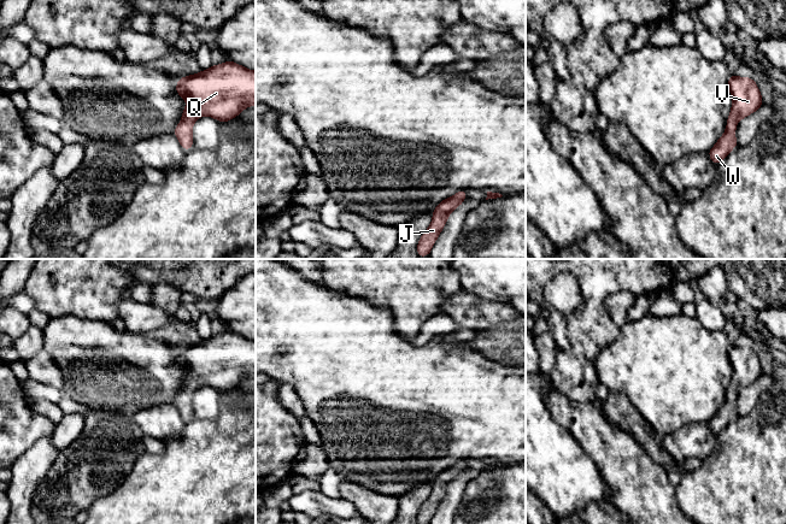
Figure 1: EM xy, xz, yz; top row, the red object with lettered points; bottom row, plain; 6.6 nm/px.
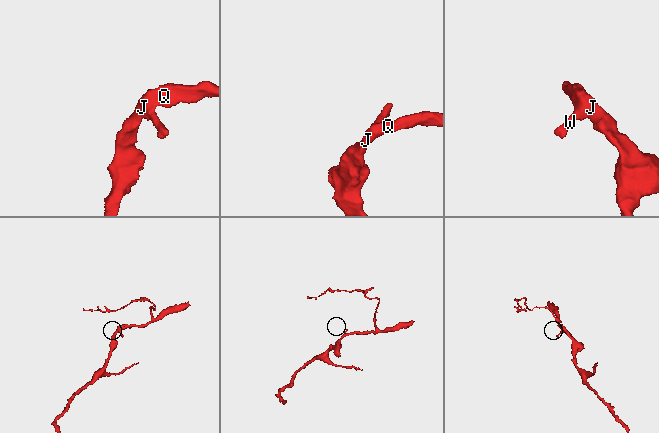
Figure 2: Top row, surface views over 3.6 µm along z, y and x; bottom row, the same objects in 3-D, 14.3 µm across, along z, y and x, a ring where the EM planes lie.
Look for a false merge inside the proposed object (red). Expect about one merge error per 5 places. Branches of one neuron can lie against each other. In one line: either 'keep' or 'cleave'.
keep

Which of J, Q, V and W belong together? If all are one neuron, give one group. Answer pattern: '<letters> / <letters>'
J Q V W

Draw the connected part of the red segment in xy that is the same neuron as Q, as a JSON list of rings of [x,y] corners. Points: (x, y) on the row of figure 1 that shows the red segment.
[[[234,61],[212,65],[196,75],[181,77],[176,84],[177,94],[187,101],[180,124],[174,134],[187,151],[193,147],[193,125],[200,117],[207,116],[218,122],[228,122],[239,116],[246,107],[256,105],[256,71],[246,69]]]

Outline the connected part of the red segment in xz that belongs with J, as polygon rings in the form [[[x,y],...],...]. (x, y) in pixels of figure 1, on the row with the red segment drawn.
[[[459,190],[456,195],[442,200],[438,204],[436,208],[433,211],[433,219],[428,229],[421,236],[417,245],[418,257],[429,255],[436,239],[439,237],[441,230],[447,223],[448,216],[463,204],[467,196],[467,190]]]

